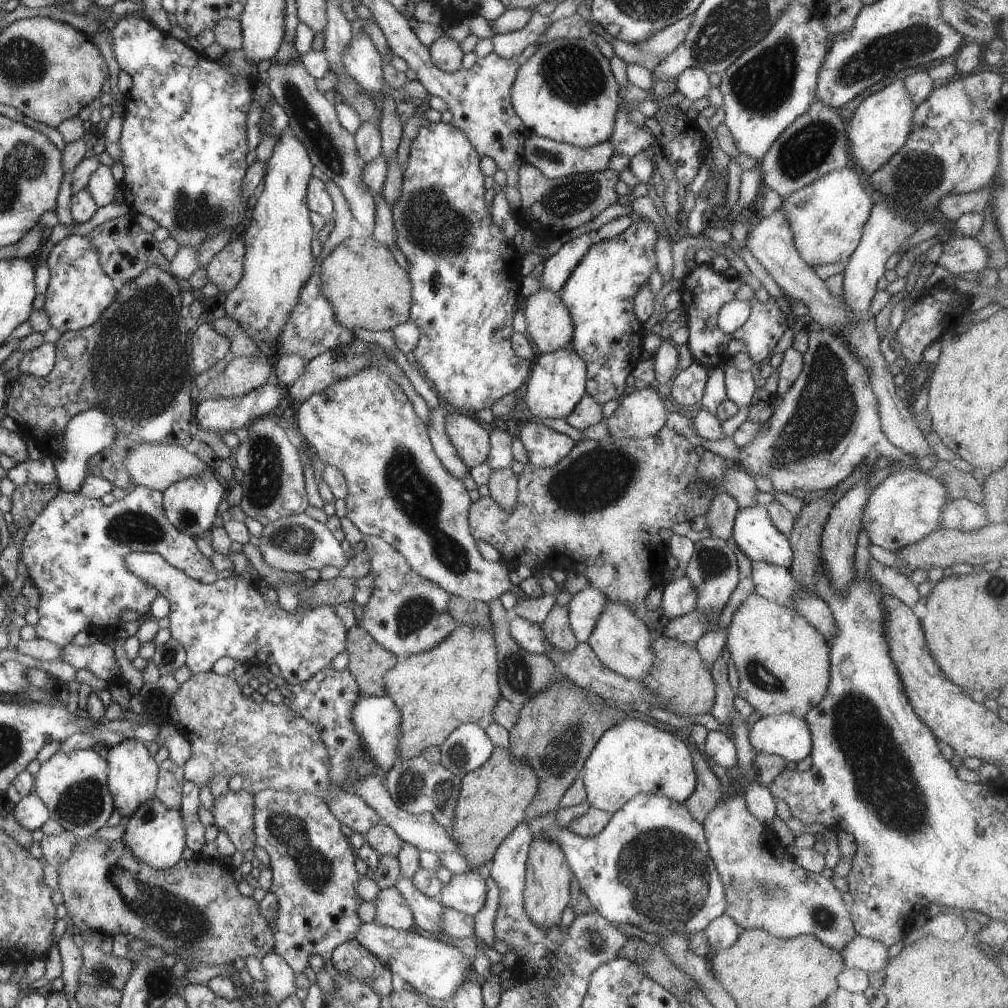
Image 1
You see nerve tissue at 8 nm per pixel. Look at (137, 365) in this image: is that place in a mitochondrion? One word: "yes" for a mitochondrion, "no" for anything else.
yes

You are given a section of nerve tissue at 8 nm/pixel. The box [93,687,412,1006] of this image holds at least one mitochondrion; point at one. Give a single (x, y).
(184, 926)

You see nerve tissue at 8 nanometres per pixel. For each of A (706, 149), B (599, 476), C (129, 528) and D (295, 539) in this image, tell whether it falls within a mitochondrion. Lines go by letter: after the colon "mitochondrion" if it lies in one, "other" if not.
A: other
B: mitochondrion
C: mitochondrion
D: mitochondrion

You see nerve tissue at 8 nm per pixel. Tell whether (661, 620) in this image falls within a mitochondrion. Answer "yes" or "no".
no

